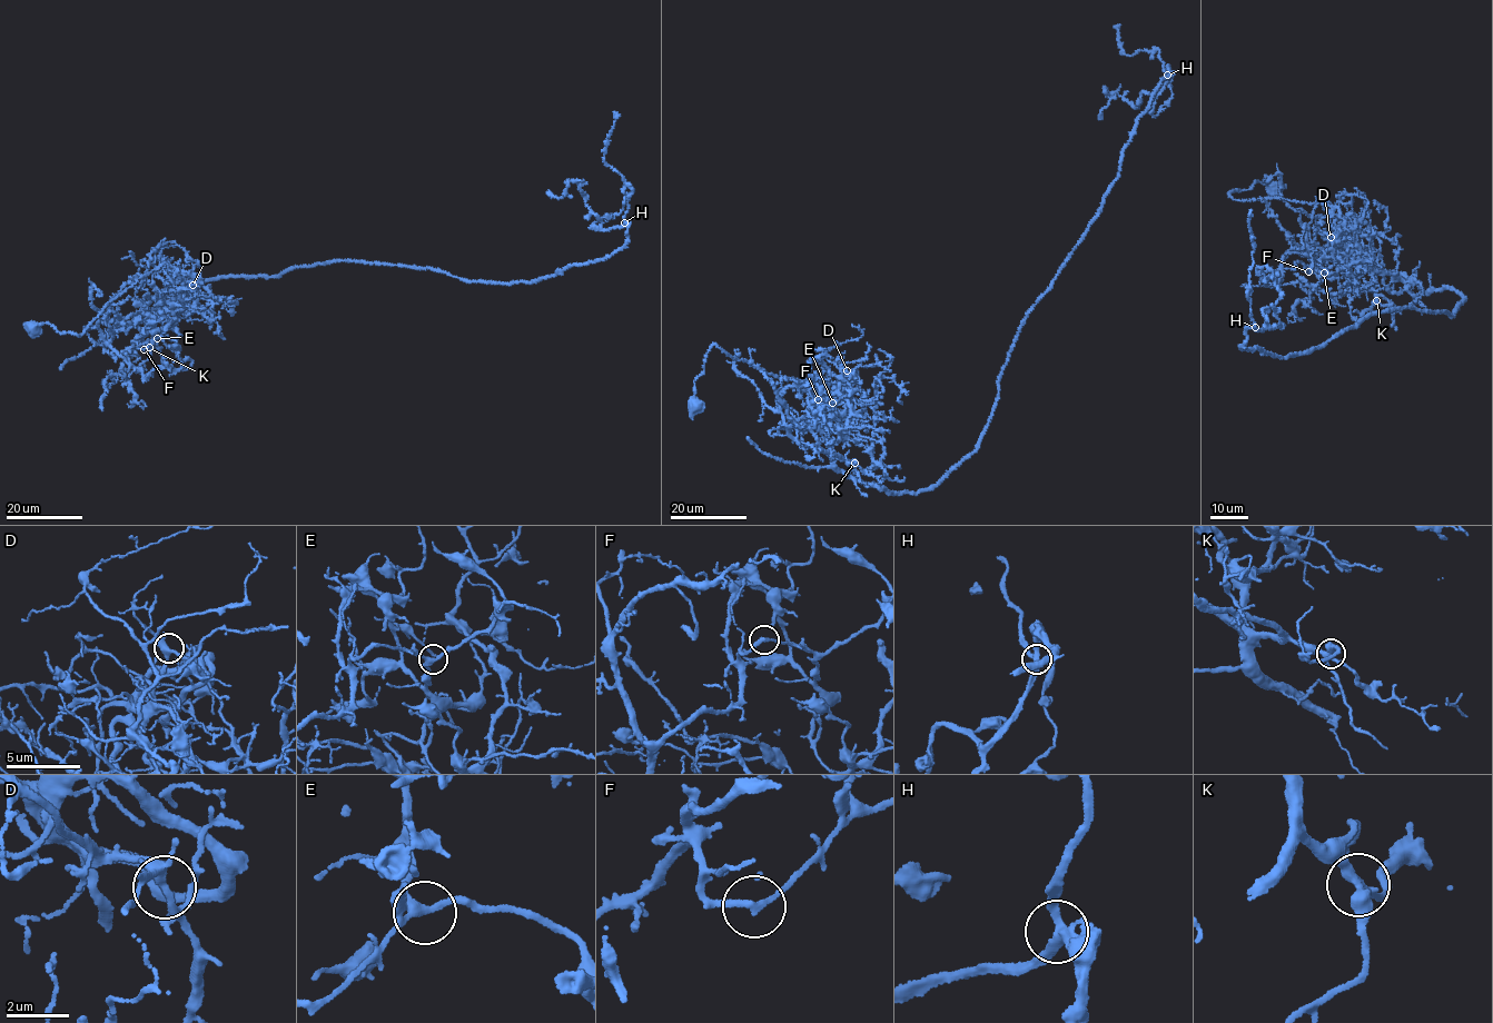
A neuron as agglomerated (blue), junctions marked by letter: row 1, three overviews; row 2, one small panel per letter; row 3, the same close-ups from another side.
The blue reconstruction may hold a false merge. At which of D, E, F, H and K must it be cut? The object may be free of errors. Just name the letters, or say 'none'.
F

